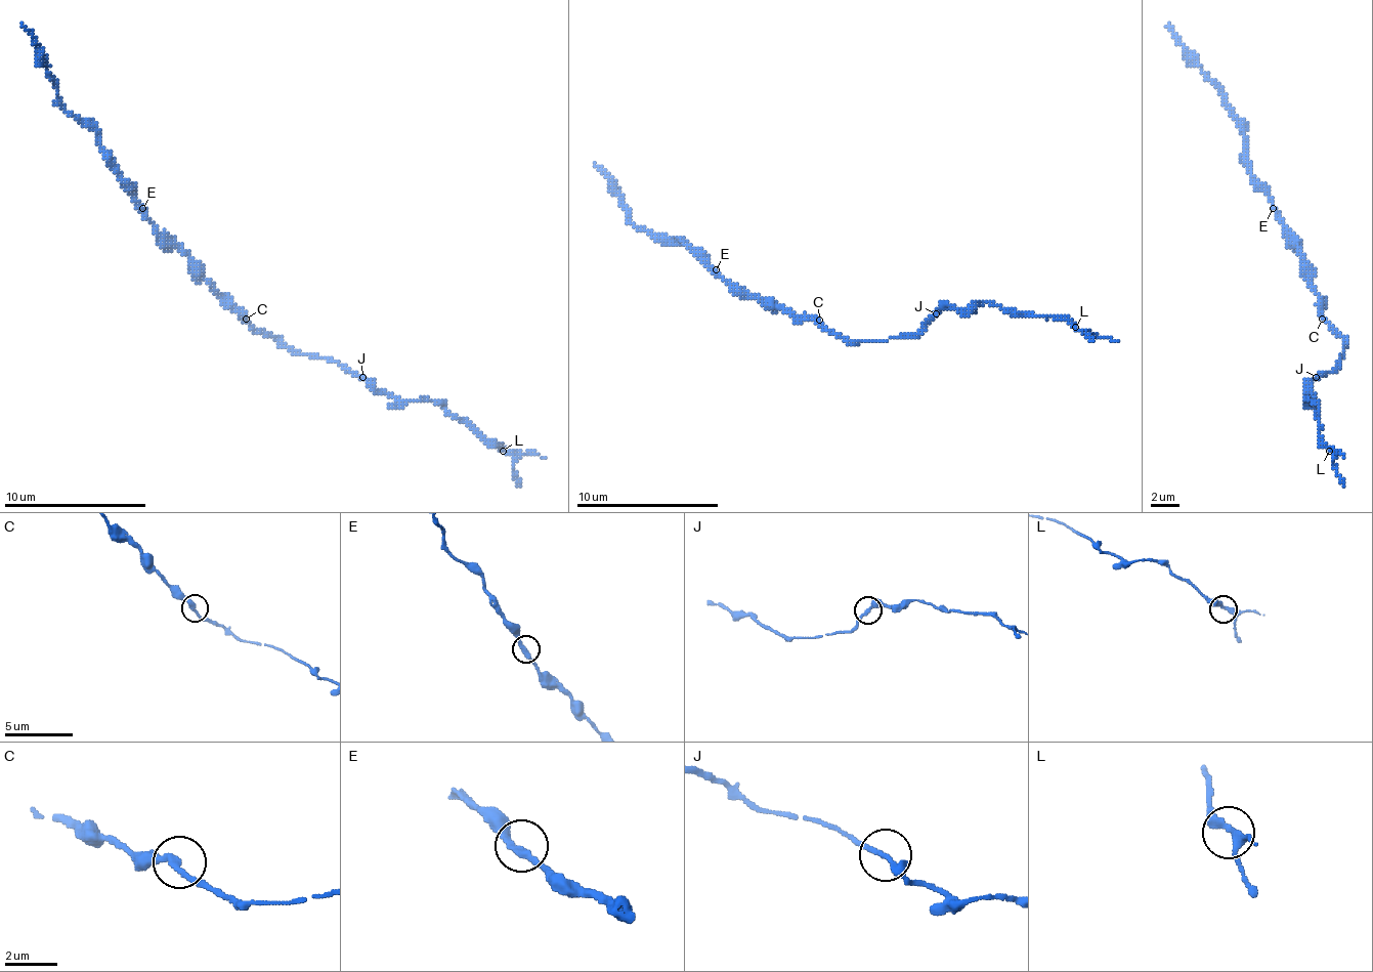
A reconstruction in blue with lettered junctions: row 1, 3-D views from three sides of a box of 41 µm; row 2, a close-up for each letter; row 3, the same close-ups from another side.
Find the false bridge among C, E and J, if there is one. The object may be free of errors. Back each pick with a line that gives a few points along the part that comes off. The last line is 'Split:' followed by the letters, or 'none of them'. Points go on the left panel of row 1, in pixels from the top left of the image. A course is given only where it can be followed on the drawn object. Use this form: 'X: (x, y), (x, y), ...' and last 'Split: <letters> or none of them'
Split: none of them

